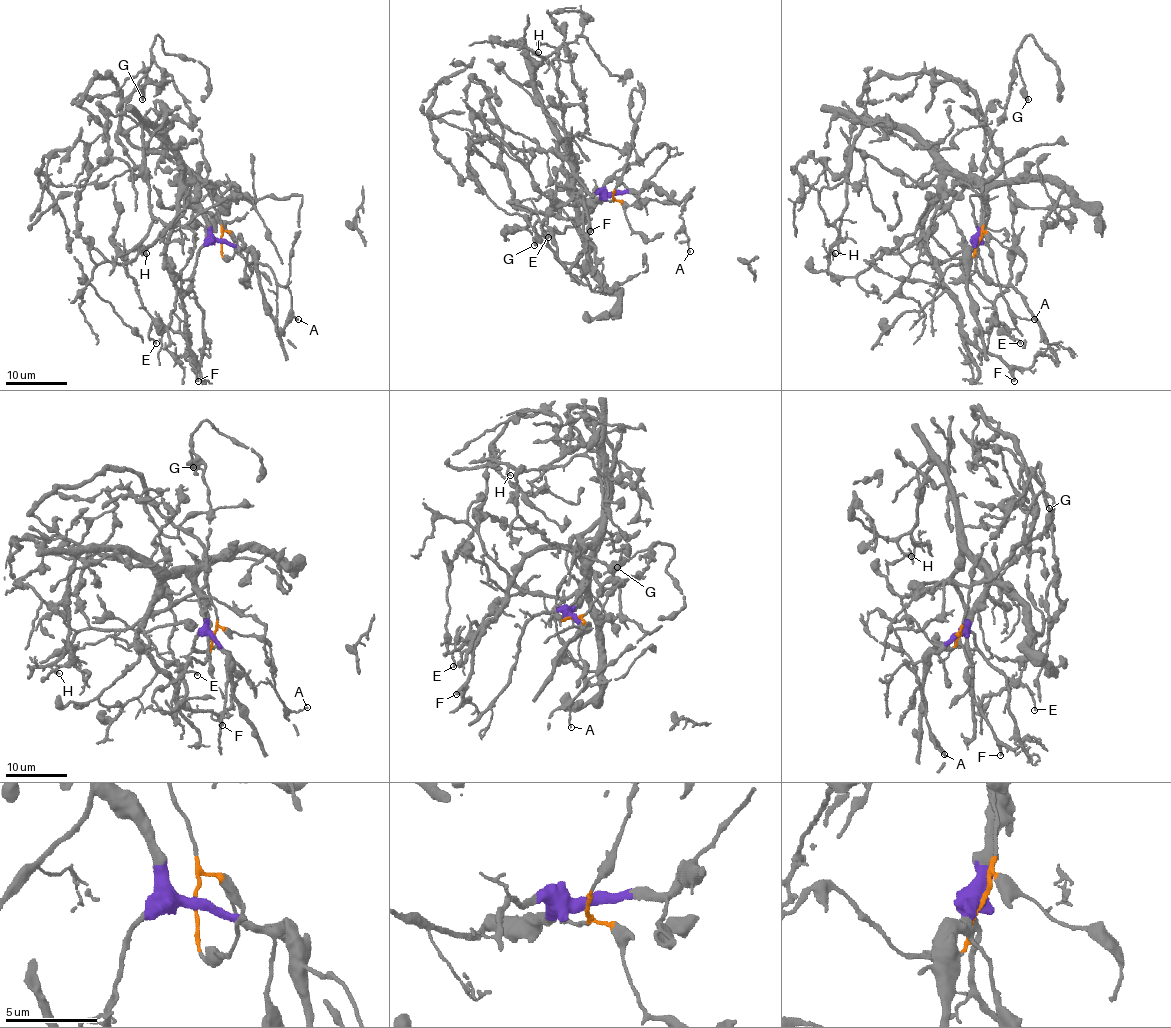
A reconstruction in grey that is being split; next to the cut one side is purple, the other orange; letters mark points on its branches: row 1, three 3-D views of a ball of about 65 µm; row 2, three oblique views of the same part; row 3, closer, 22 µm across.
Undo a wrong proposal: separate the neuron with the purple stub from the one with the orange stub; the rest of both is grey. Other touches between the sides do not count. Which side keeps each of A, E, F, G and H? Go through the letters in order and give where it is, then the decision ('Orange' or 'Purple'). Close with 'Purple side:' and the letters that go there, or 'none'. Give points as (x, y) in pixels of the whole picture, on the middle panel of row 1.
A: Place: (690, 251). Orange
E: Place: (548, 237). Purple
F: Place: (590, 231). Purple
G: Place: (534, 245). Orange
H: Place: (538, 52). Purple
Purple side: E, F, H

